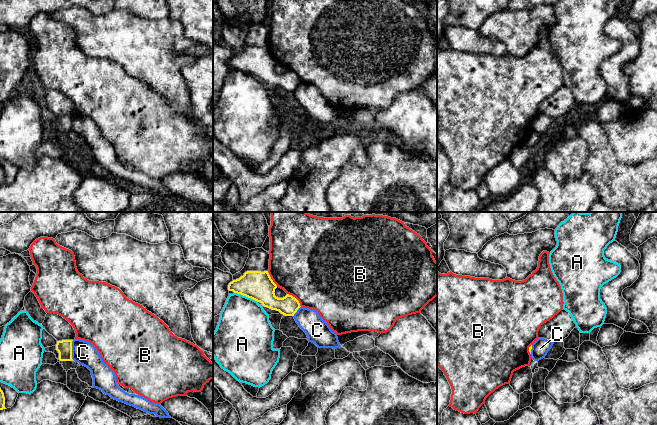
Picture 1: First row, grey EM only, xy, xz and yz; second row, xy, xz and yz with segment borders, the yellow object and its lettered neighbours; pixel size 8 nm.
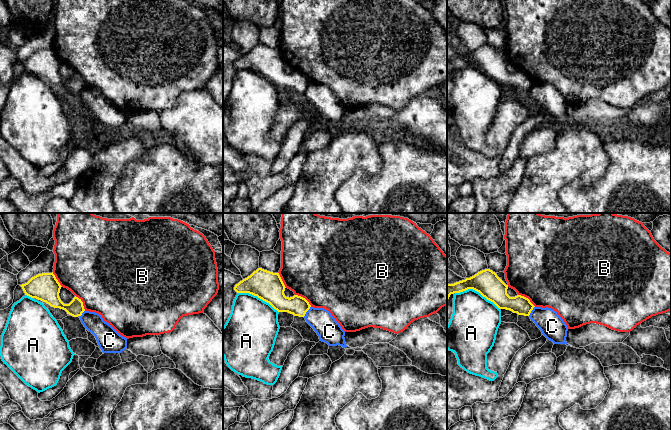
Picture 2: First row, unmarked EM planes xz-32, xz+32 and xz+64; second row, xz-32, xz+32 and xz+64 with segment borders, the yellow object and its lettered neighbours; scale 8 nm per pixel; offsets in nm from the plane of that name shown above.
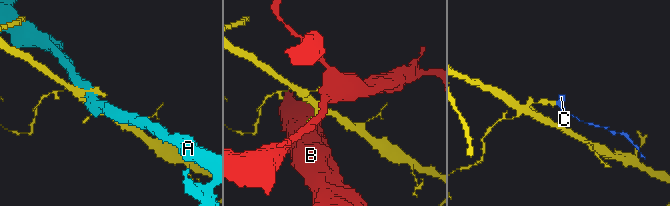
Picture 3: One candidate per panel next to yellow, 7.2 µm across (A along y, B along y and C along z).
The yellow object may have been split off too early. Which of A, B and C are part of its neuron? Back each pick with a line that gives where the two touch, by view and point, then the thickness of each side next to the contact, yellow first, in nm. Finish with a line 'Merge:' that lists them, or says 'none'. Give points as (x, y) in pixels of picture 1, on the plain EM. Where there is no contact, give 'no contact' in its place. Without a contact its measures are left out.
Merge: none

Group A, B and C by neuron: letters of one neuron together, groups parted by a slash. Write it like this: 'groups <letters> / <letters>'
groups A / B / C

